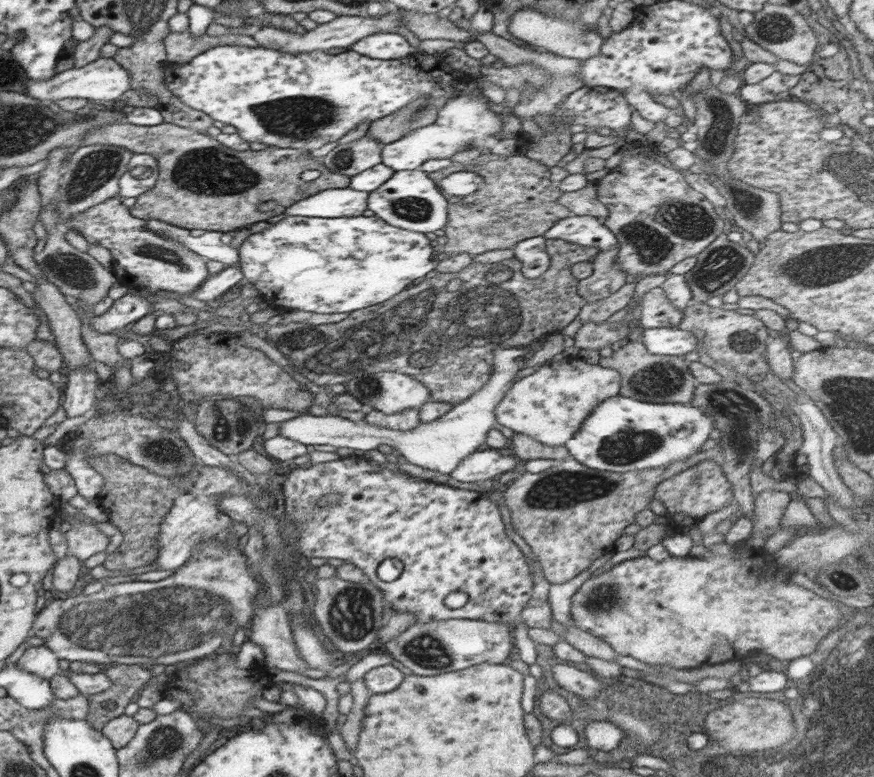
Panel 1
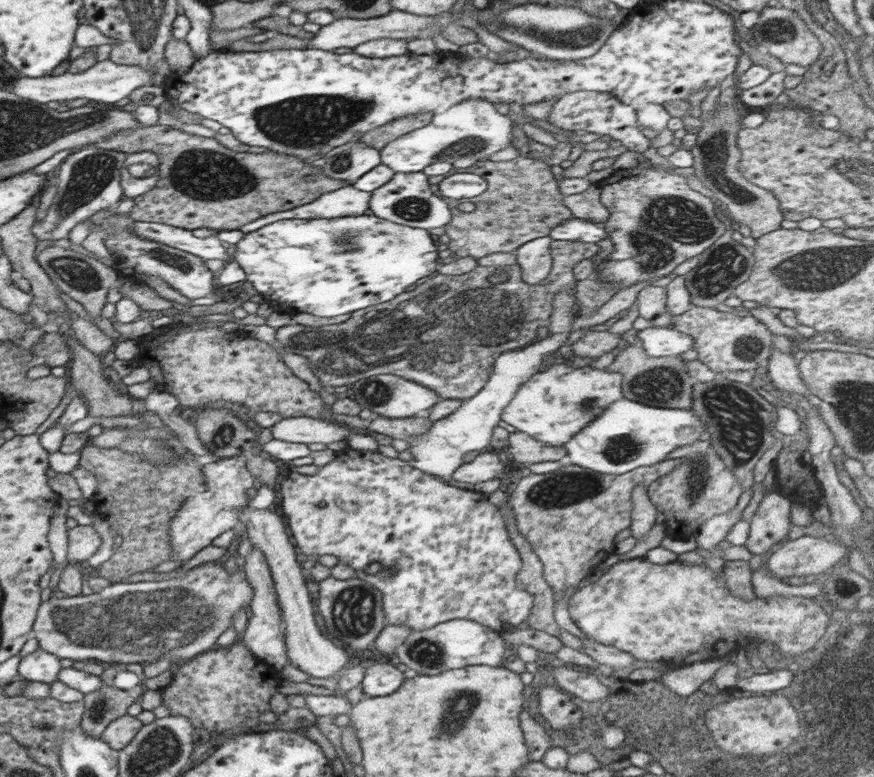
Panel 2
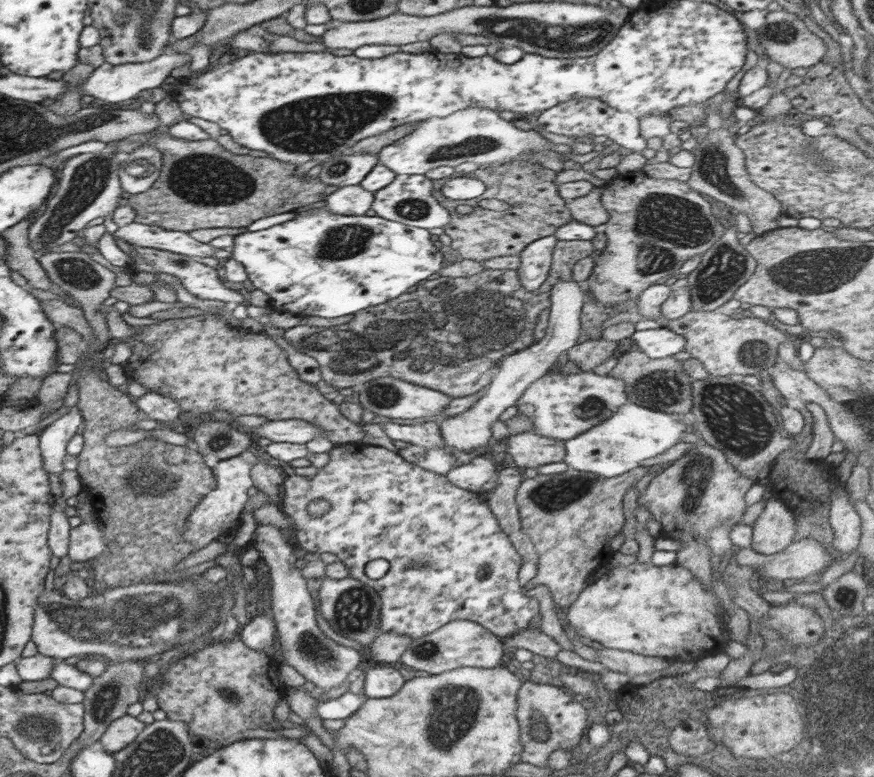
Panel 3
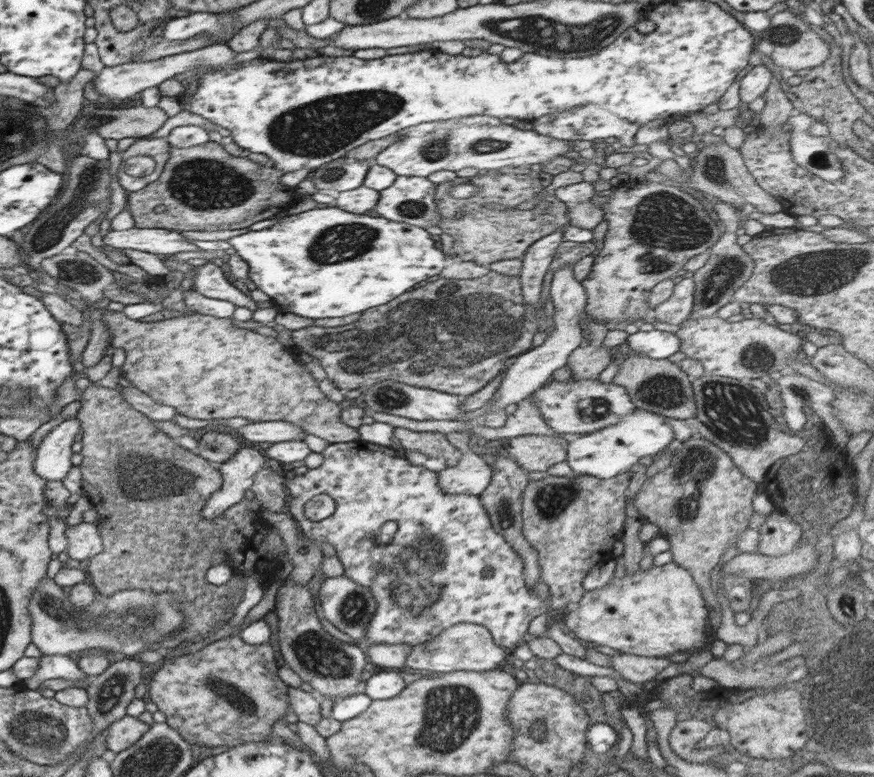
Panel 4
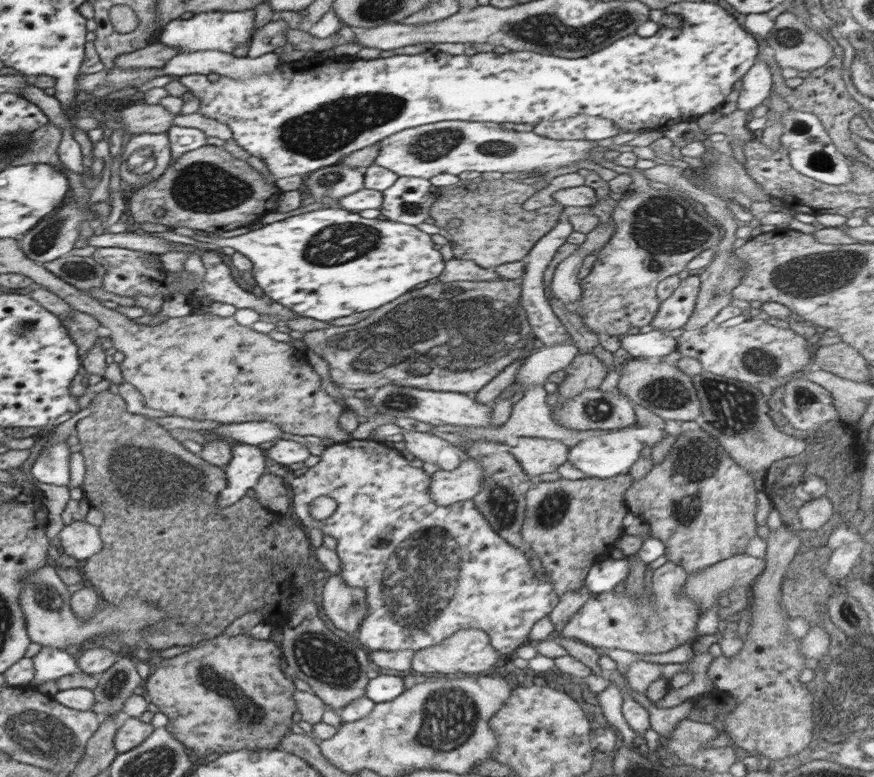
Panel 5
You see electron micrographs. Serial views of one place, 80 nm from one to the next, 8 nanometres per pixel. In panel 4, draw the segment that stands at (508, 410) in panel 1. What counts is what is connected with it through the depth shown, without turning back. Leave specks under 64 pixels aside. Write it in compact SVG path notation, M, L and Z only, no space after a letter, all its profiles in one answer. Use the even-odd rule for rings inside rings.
M550 379L529 397L535 402L548 426L551 426L556 434L564 435L591 433L614 426L635 409L635 404L628 397L624 387L614 382L602 384L598 379L569 382Z

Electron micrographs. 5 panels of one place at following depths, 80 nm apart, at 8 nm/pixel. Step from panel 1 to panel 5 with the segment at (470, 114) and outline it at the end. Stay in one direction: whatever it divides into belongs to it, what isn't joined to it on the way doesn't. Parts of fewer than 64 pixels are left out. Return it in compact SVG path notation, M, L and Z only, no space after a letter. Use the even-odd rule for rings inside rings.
M446 120L442 122L435 122L432 124L425 124L422 126L415 126L414 128L408 128L406 130L401 130L396 134L387 136L383 138L381 141L377 142L377 146L379 146L379 153L376 155L374 164L381 166L382 168L386 168L395 172L399 177L420 177L423 179L430 179L433 176L438 174L442 174L442 172L448 172L448 174L453 174L454 176L458 176L460 172L531 172L536 170L540 170L540 168L545 168L546 170L558 170L558 168L564 168L564 166L576 166L580 160L586 160L587 158L592 159L594 156L594 152L592 148L596 148L598 145L598 141L589 141L589 140L554 140L552 138L546 138L544 136L540 136L536 134L534 131L525 132L521 130L515 129L504 129L502 125L499 125L496 122L476 122L475 120L470 121L455 121L455 120Z

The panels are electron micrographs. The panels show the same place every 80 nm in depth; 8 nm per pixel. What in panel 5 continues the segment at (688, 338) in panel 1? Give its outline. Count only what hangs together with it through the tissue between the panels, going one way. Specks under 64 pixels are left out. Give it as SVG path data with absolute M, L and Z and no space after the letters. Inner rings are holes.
M658 329L648 333L624 335L621 347L633 357L657 360L678 350L676 338Z

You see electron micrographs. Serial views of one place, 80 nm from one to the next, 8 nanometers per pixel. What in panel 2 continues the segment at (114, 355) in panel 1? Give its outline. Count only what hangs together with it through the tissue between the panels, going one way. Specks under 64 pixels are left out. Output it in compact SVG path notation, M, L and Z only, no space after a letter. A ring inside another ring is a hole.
M72 311L69 312L70 321L72 321L72 331L74 331L76 339L86 349L103 358L117 341L106 335L91 322L88 322L88 320L80 318Z

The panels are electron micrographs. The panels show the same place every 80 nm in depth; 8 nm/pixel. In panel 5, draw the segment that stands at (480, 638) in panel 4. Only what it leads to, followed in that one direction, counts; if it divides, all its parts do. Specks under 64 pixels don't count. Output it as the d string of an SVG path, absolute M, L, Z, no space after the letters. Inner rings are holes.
M463 628L451 634L450 638L446 638L440 644L416 650L412 657L411 671L416 672L442 672L446 676L454 674L479 674L490 670L492 666L496 666L498 660L504 656L494 650L490 642L488 634L477 628Z

